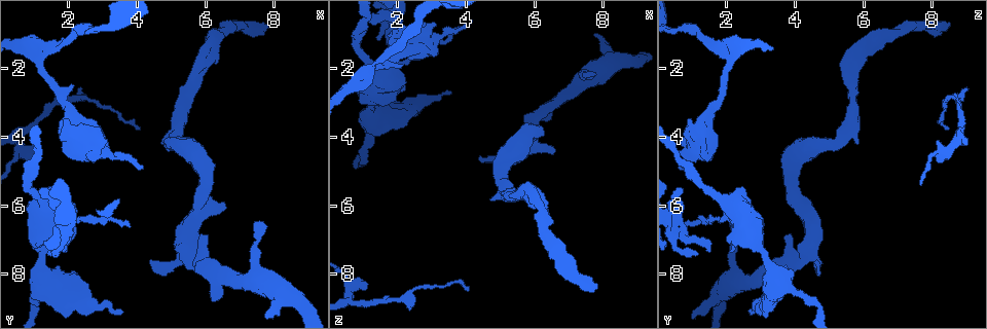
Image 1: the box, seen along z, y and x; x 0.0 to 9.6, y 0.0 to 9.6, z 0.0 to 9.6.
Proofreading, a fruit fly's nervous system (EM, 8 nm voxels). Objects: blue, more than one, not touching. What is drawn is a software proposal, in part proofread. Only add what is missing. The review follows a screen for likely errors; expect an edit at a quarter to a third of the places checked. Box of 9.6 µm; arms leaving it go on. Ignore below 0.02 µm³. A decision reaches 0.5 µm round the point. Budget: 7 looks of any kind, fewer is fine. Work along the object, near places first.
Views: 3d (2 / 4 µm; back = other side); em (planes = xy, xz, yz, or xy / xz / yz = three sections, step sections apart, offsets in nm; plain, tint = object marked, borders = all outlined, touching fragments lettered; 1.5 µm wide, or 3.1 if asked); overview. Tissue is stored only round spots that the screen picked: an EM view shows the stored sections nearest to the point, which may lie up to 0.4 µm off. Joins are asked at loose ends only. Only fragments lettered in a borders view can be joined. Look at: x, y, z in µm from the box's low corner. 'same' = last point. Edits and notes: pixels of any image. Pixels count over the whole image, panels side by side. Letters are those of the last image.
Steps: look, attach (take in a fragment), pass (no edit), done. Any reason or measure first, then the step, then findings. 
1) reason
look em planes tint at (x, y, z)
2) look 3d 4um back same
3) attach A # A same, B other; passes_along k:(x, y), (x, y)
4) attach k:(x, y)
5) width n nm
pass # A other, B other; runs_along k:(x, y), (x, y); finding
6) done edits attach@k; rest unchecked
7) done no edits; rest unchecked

branch stops here
look 3d 2um at (1.85, 3.45, 1.20)

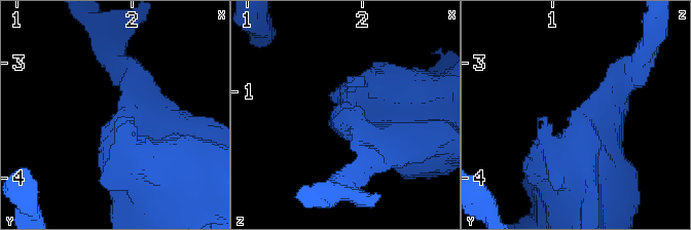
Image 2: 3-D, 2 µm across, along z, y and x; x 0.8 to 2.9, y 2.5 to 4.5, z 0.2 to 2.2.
look em planes borders at (1.84, 3.42, 1.24)

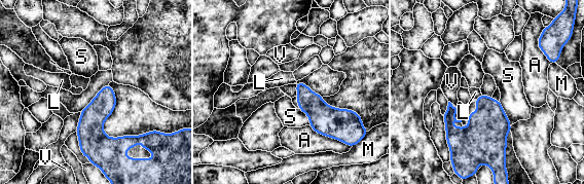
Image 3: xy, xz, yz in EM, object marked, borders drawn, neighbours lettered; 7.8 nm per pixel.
longest_contact A 300 nm
pass # A other, L other, M other, S other, V other; border 3:(500, 100), (501, 107), (511, 124); no lettered fragment goes on from it

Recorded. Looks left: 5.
an open end
look em planes borders at (1.45, 7.40, 1.15)

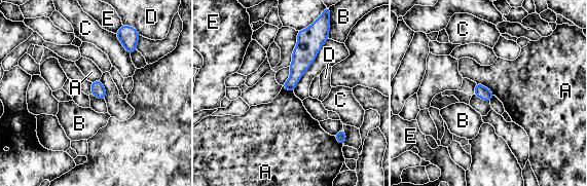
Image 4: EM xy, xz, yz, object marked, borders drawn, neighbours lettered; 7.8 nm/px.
pass # A other, B other, C other, D other, E other; border 4:(476, 82), (486, 86), (494, 95); no lettered fragment goes on from it

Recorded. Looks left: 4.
an open end
look 3d 2um at (4.05, 4.90, 0.55)

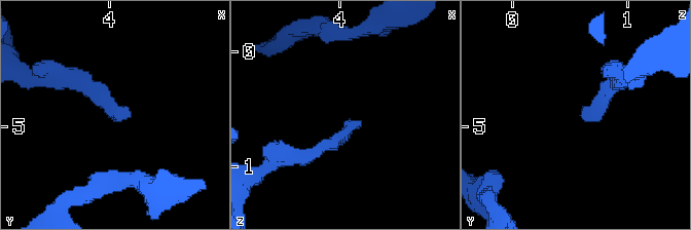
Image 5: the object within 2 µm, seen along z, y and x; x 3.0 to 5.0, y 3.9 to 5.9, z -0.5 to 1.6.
look em planes borders at (4.06, 4.90, 0.60)

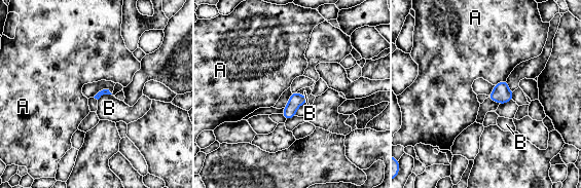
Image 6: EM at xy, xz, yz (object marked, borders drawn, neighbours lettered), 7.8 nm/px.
pass # A other, B other; border 6:(111, 94), (105, 94), (98, 100); no lettered fragment goes on from it

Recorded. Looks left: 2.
done no edits; rest unchecked

